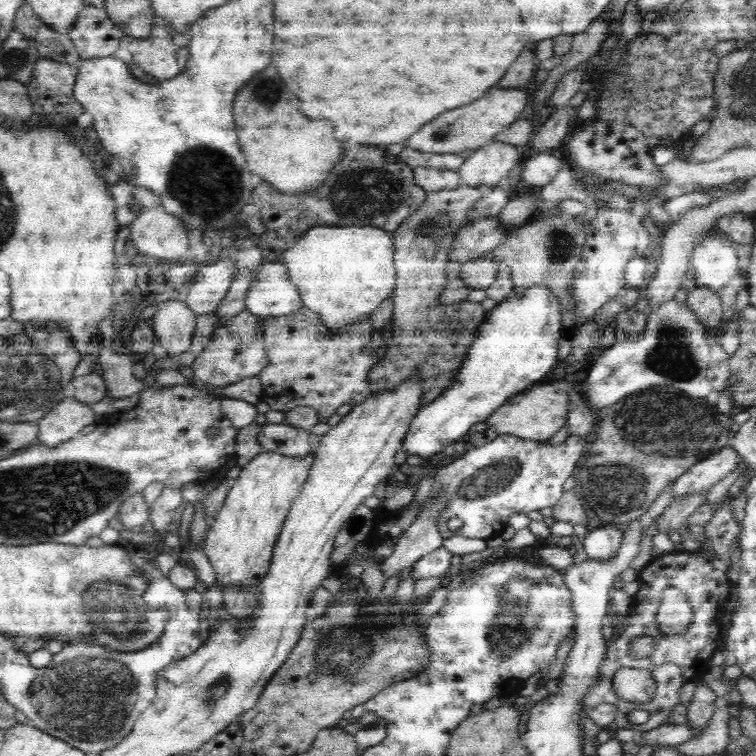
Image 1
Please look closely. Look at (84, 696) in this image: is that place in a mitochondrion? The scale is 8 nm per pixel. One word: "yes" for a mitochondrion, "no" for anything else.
yes

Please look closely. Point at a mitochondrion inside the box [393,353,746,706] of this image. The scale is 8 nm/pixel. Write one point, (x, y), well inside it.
(640, 421)

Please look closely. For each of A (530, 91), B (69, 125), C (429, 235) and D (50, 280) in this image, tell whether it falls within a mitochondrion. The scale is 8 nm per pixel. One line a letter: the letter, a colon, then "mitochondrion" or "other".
A: other
B: other
C: mitochondrion
D: other

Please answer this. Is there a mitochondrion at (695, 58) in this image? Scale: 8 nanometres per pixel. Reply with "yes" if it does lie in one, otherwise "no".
no

